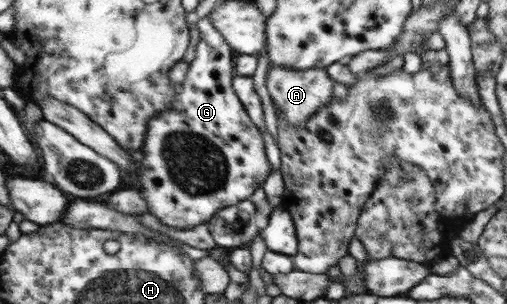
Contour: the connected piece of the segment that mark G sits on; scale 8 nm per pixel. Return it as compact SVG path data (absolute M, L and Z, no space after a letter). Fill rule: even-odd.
M210 16L200 18L197 27L200 41L196 45L195 59L189 64L184 81L178 85L172 107L152 119L147 145L142 150L144 160L139 163L137 170L138 183L142 187L140 192L152 205L152 213L178 229L206 224L222 208L250 199L252 193L263 186L270 171L262 137L258 135L256 125L232 89L234 67L230 61L232 51L228 47L229 43L212 24Z

